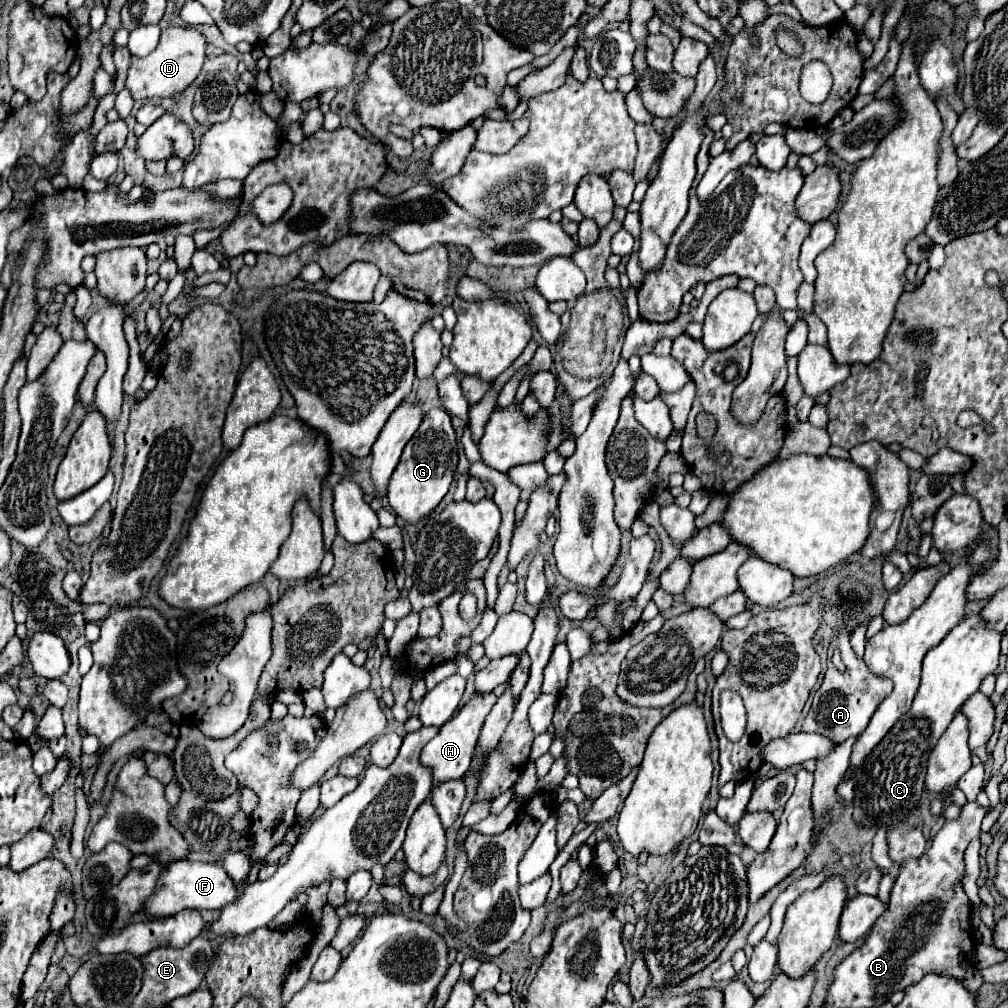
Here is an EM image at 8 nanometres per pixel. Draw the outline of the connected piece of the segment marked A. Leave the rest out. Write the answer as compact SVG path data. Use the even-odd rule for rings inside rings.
M842 626L838 630L838 638L834 640L834 644L840 648L842 654L842 662L846 664L846 674L840 674L834 664L828 662L828 670L824 676L822 686L816 690L814 694L814 702L812 708L808 712L808 716L802 722L802 730L804 732L818 732L828 736L834 742L844 742L850 736L858 736L864 732L864 728L868 726L874 710L880 706L880 702L892 692L892 680L884 678L884 676L874 676L870 674L868 666L864 664L862 658L858 658L850 646L850 634L848 628Z

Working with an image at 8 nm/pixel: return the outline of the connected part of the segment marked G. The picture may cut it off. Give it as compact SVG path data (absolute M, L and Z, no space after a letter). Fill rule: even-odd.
M432 408L430 412L424 414L420 428L406 444L402 458L390 478L386 496L394 514L406 524L416 524L418 520L428 516L450 490L456 466L458 466L458 448L450 416L444 408Z

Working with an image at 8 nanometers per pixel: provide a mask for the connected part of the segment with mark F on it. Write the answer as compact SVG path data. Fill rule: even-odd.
M176 860L168 866L168 870L160 876L156 894L152 894L146 902L146 912L162 918L162 916L172 916L180 910L194 908L194 910L220 910L224 906L230 906L240 898L240 890L236 884L228 878L224 868L220 864L208 864L208 862L186 862L186 860Z

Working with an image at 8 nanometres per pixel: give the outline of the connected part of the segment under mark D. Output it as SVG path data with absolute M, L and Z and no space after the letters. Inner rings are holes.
M194 26L162 30L160 42L150 56L144 56L144 58L132 56L132 64L128 68L128 78L126 78L126 86L132 98L154 100L154 98L166 98L182 92L188 84L192 84L198 78L204 66L204 44L206 44L204 34Z

